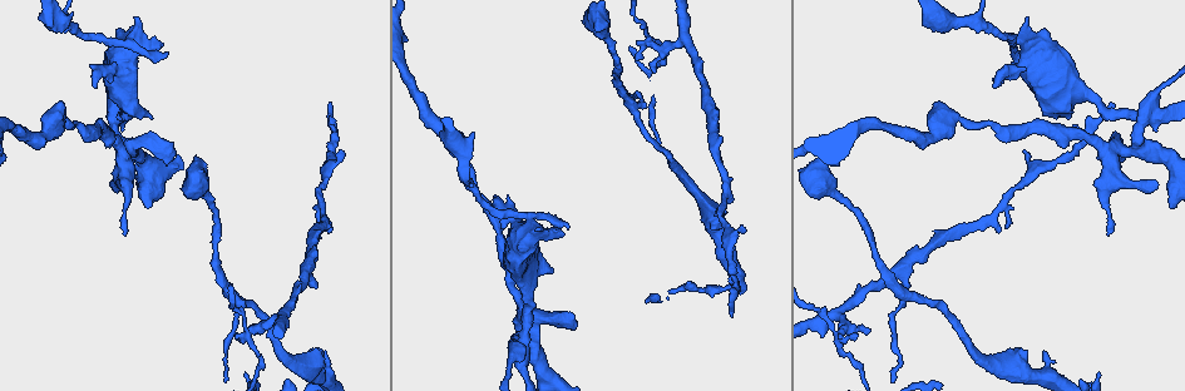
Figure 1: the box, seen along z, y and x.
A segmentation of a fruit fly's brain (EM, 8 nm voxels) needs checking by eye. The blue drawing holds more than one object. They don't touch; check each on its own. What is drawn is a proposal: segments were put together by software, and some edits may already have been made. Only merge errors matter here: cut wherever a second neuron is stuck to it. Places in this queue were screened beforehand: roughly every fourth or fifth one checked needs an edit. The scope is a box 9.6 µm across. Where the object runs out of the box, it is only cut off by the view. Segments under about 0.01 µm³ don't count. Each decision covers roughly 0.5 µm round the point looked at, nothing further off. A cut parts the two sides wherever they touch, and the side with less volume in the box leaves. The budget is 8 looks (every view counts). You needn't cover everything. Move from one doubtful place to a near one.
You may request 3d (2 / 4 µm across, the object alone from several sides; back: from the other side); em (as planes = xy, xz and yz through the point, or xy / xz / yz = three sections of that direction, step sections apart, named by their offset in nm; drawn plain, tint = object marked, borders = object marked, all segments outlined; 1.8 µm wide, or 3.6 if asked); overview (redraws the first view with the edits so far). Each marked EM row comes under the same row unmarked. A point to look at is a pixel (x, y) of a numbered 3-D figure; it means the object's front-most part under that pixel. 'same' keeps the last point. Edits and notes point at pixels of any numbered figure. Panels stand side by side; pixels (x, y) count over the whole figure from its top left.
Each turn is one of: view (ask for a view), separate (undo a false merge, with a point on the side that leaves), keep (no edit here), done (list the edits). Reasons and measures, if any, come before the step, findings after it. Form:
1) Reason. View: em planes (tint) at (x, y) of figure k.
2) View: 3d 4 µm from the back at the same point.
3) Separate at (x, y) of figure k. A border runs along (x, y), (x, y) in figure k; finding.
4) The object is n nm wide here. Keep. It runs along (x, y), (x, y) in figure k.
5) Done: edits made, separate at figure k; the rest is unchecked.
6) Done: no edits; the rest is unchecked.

View: 3d 4 µm at (950, 119) of figure 1.

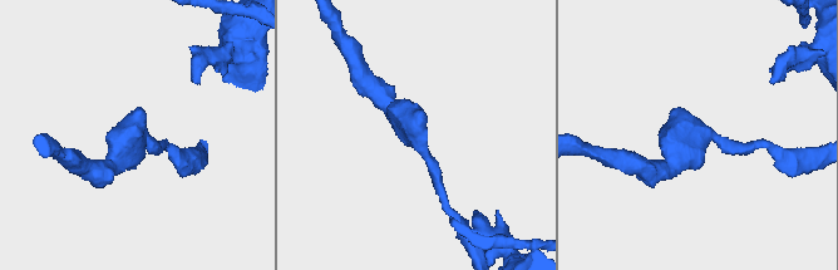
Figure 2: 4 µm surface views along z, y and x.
View: em xy step 4 (tint) at (418, 142) of figure 2.

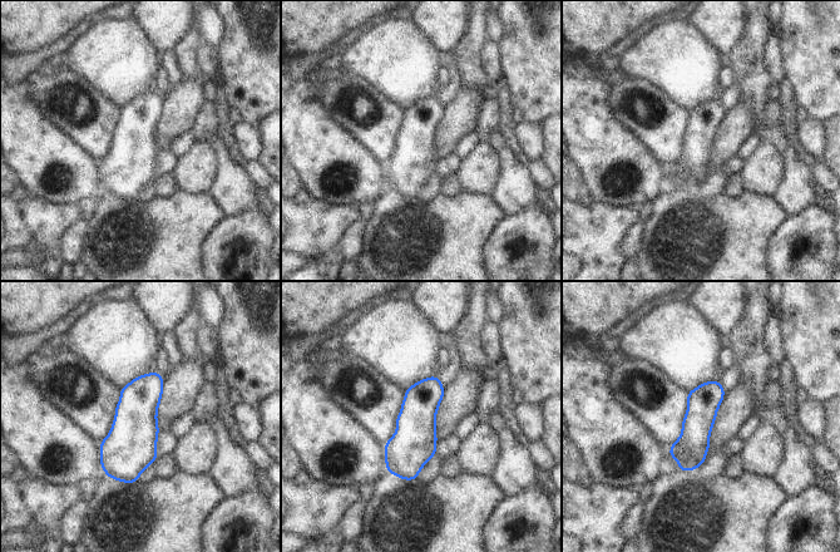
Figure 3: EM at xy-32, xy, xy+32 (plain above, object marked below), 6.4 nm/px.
Another direction. View: em planes (tint) at the same point.

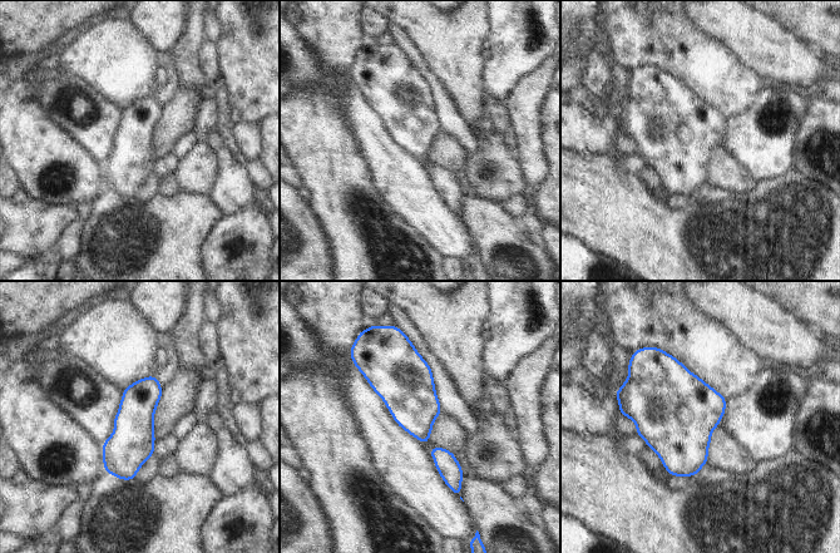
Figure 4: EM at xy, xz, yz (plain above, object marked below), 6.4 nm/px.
Keep. One neuron here.

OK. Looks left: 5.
Three-way junction. View: em xy step 4 (tint) at (901, 296) of figure 1.

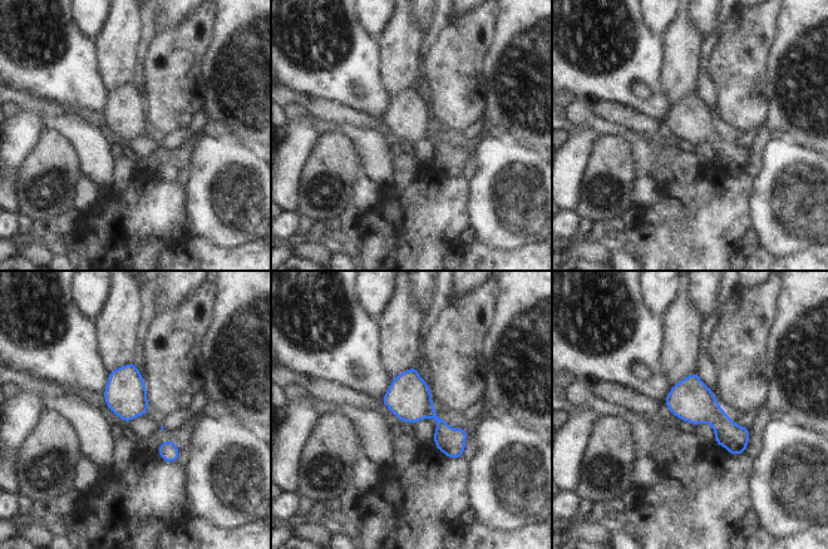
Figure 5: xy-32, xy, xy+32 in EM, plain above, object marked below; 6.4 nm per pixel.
Keep. One neuron here.

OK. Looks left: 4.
Sharp bend. View: 3d 2 µm at (132, 149) of figure 1.

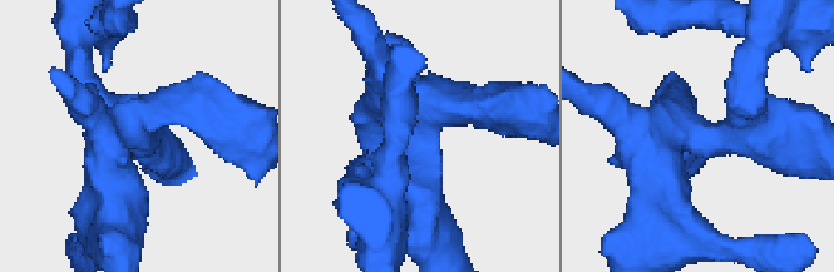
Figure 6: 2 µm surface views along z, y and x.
Need the tissue. View: em 3.6 µm xy step 8 (tint) at (142, 127) of figure 6.

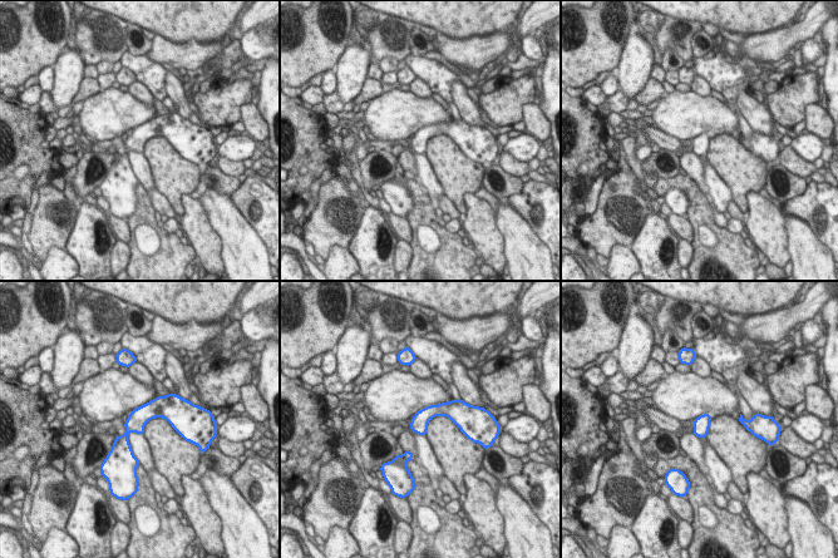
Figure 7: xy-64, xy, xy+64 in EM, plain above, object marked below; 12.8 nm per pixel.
Cut it another way. View: em 3.6 µm planes (tint) at the same point.

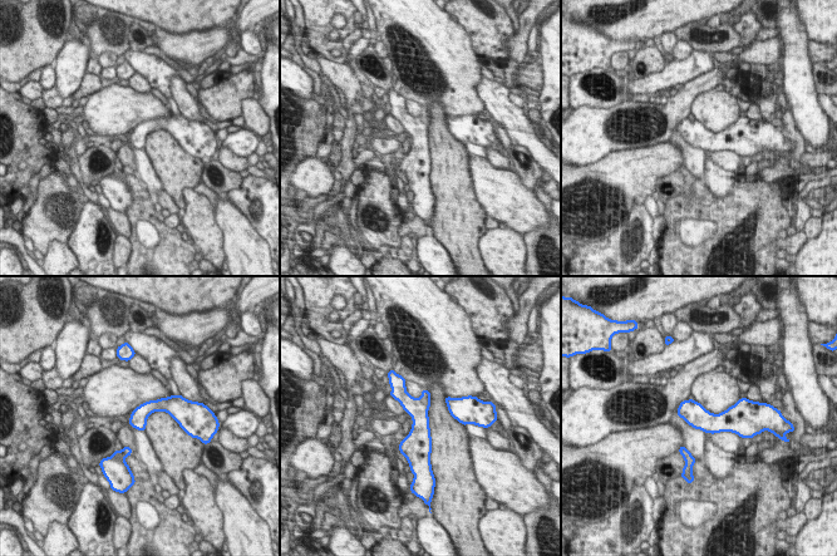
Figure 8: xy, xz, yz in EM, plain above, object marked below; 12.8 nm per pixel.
Keep. It runs along (402, 387), (419, 413), (419, 453) in figure 8; continuous, no second neuron.

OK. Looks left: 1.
Done: no edits; the rest is unchecked.

